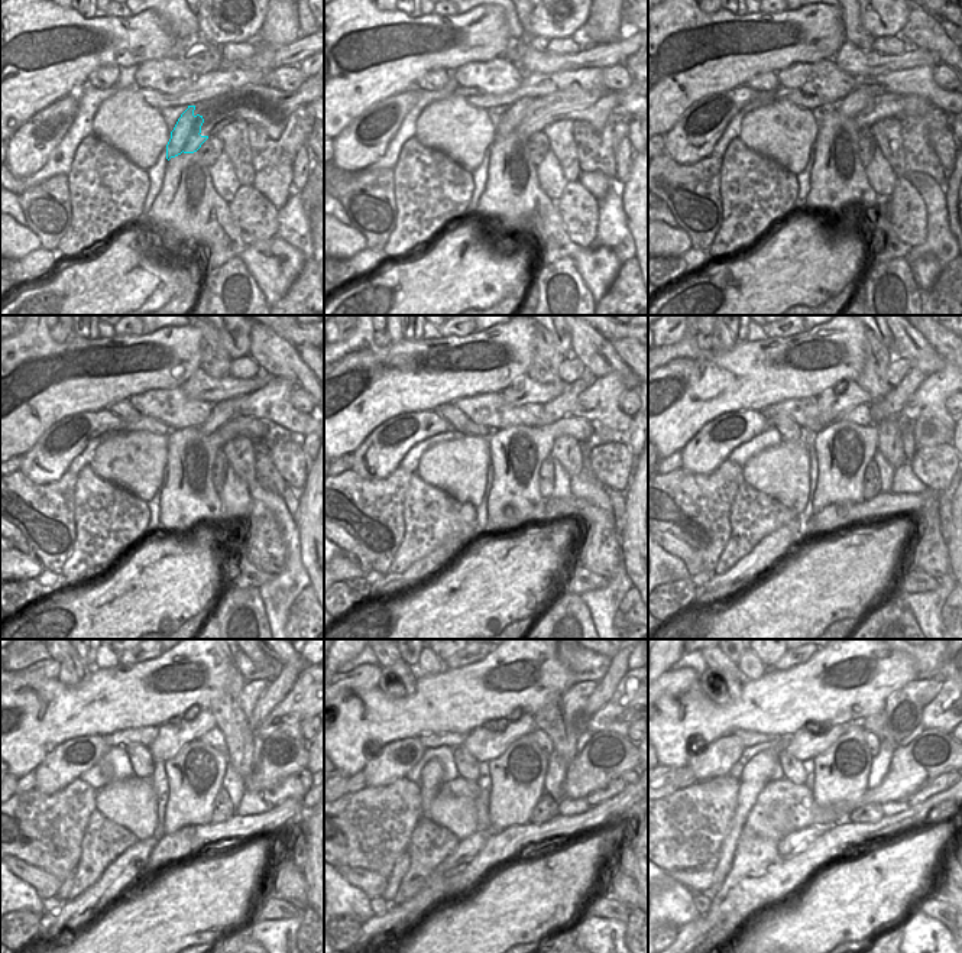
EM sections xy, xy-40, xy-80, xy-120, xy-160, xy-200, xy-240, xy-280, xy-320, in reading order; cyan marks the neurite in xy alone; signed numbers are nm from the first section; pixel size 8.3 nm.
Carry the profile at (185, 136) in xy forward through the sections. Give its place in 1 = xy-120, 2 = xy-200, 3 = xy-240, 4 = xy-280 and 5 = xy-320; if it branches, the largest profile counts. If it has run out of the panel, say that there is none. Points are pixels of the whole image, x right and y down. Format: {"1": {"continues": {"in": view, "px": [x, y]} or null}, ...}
{"1": {"continues": {"in": "xy-120", "px": [223, 412]}}, "2": {"continues": {"in": "xy-200", "px": [888, 407]}}, "3": {"continues": {"in": "xy-240", "px": [278, 689]}}, "4": {"continues": {"in": "xy-280", "px": [601, 696]}}, "5": {"continues": {"in": "xy-320", "px": [942, 674]}}}

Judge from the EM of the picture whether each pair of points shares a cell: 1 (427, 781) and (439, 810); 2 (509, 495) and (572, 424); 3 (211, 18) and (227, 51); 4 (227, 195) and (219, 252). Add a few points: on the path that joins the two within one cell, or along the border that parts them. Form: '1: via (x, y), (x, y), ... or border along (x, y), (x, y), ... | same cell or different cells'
1: border along (436, 794), (424, 813) | different cells
2: via (530, 482), (538, 463), (538, 447), (550, 436) | same cell
3: border along (248, 39), (220, 45) | different cells
4: border along (210, 171), (214, 190), (227, 204) | different cells

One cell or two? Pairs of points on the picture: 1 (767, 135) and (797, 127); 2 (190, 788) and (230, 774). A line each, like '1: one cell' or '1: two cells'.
1: one cell
2: two cells

